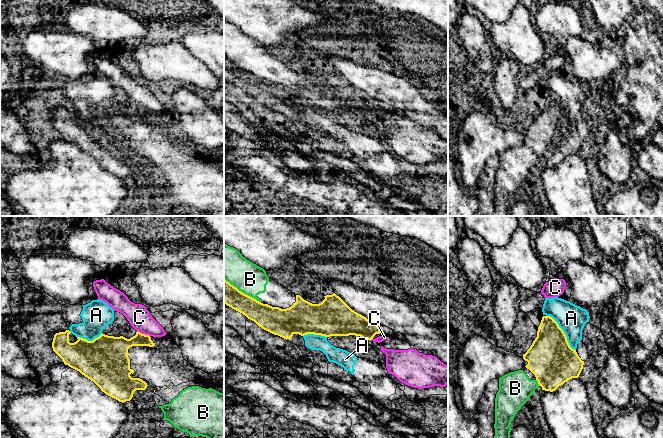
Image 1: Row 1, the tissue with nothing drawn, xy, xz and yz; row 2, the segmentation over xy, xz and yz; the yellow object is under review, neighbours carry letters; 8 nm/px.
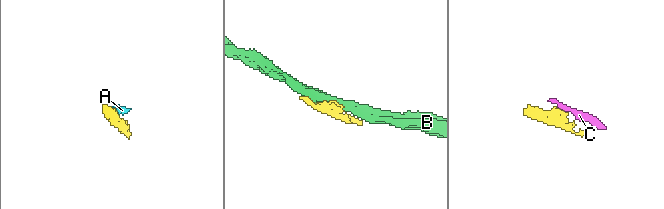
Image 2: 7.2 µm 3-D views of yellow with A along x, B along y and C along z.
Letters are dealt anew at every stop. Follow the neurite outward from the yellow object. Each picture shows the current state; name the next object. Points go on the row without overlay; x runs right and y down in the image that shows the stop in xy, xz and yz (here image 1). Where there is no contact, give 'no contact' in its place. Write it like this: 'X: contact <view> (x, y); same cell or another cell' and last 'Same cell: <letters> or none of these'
A: contact yz (563, 108); another cell
B: contact xz (241, 68); another cell
C: contact xy (143, 110); another cell
Same cell: none of these

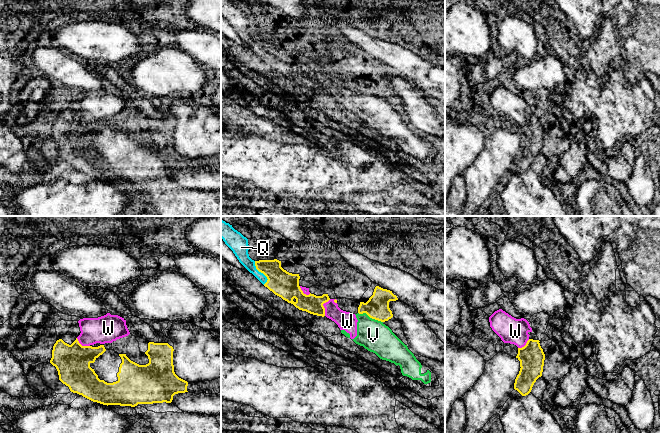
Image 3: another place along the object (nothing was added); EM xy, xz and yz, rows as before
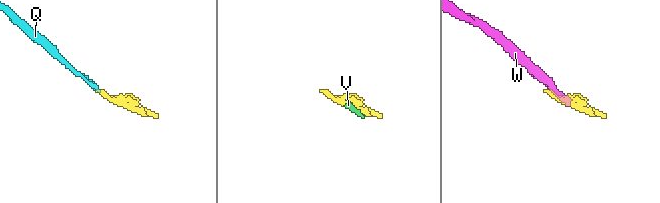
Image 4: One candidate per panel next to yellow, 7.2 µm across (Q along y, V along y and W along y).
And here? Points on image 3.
Q: contact xz (261, 48); same cell
V: contact xz (370, 93); another cell
W: contact xz (323, 82); another cell
Same cell: Q

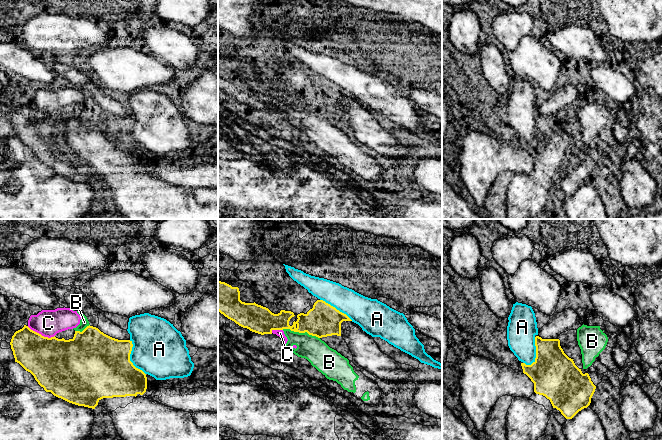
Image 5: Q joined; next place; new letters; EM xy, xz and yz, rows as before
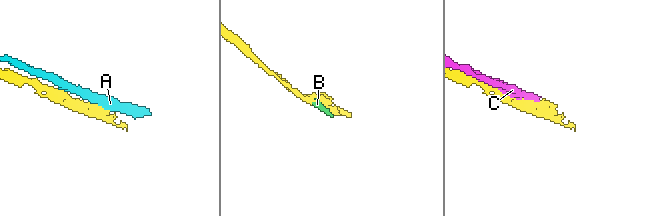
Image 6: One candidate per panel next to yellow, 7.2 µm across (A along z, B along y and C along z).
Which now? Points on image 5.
A: contact xy (129, 134); another cell
B: contact xz (301, 108); another cell
C: contact xy (40, 110); another cell
Same cell: none of these

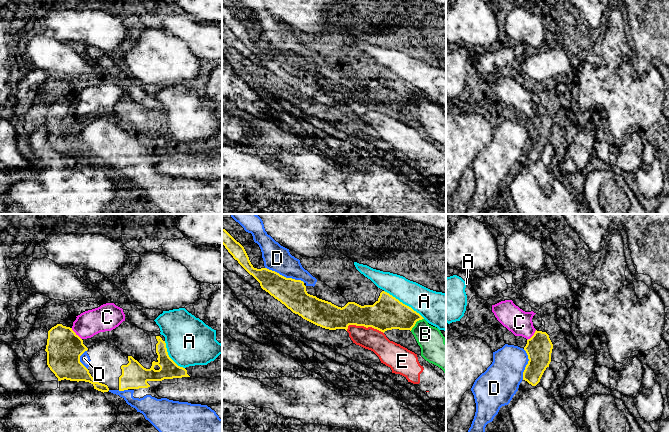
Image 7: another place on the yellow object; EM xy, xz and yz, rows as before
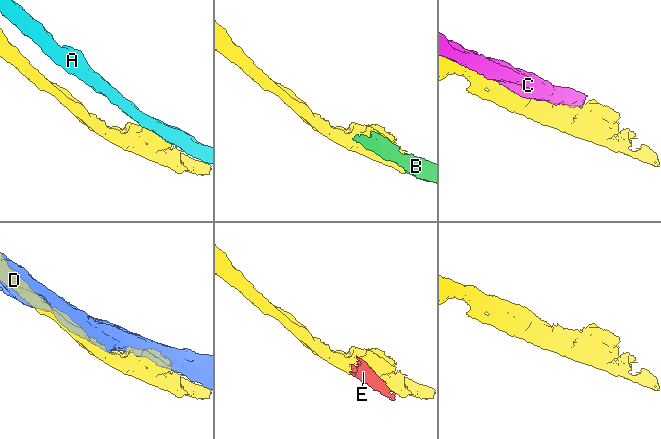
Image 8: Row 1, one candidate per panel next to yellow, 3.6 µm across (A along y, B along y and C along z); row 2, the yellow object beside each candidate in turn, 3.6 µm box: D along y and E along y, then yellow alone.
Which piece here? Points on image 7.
A: contact xz (404, 80); another cell
B: contact xz (415, 99); another cell
C: contact xy (75, 110); another cell
D: contact xz (285, 53); another cell
E: contact xz (364, 102); another cell
Same cell: none of these

